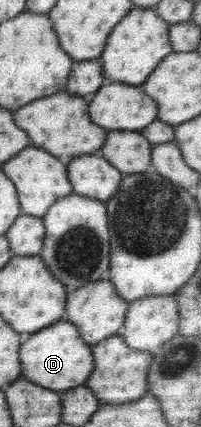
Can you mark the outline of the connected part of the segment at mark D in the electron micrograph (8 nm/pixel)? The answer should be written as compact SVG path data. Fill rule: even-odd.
M60 321L24 337L19 347L21 377L45 389L64 393L70 388L83 385L94 368L92 346L79 335L79 330L71 322Z

